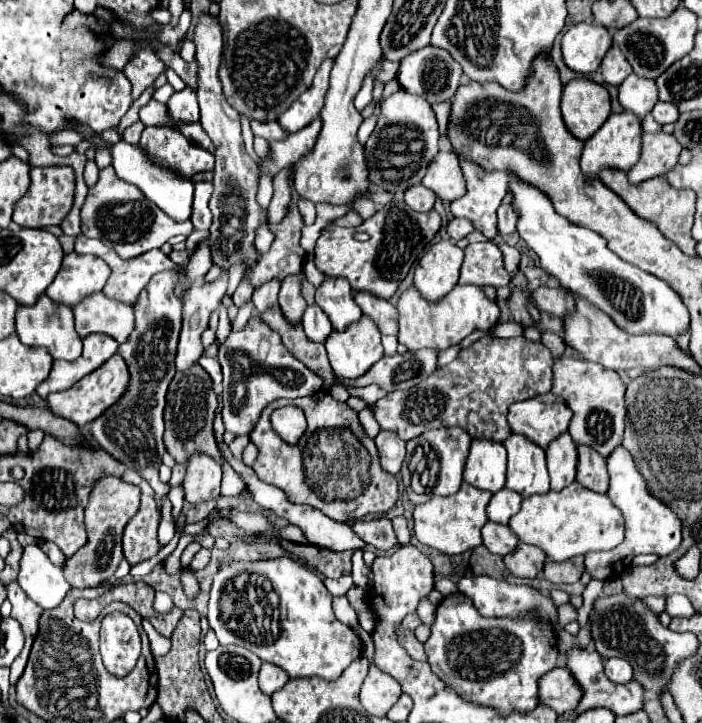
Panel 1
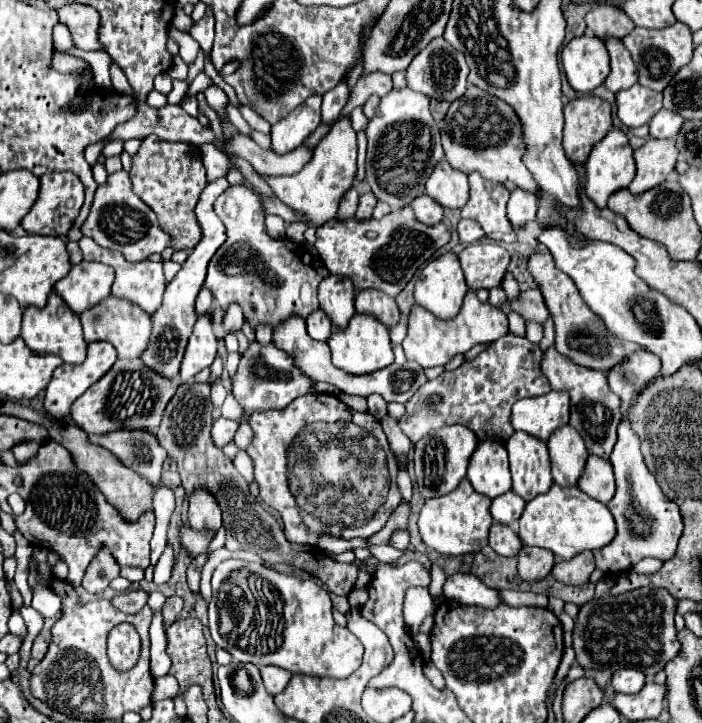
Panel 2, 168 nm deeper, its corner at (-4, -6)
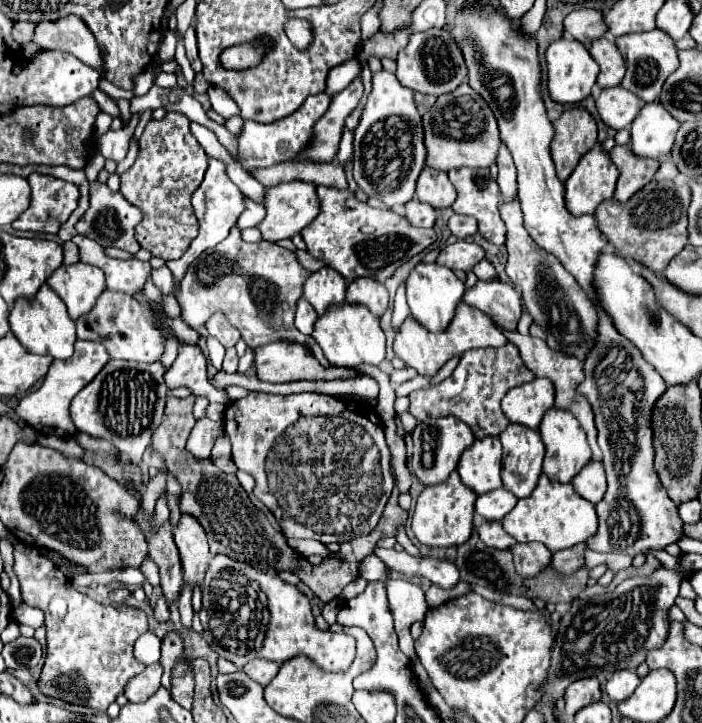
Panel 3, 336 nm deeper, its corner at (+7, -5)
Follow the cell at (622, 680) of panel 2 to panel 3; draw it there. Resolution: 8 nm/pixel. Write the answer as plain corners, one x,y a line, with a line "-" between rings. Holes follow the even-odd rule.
623,669
623,671
613,673
613,677
605,685
605,691
611,701
619,703
619,701
629,699
635,693
635,689
639,687
639,683
641,683
641,679
635,673
635,669

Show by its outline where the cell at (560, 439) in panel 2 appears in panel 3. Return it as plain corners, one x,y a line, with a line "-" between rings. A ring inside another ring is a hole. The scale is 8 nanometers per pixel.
549,409
539,425
541,439
545,443
545,459
543,459
543,473
551,481
559,483
571,483
571,479
591,461
591,449
585,437
585,431
581,429
581,423
569,413
567,409

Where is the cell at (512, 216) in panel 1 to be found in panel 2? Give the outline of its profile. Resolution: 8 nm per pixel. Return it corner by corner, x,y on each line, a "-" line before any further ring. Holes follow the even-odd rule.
516,188
510,194
510,200
508,200
508,220
510,220
514,230
520,230
528,222
534,222
536,220
536,212
538,212
538,200
536,200
534,194
524,192
520,188

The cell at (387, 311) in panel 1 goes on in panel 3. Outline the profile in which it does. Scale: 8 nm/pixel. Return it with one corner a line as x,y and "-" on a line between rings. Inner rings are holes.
359,277
357,281
351,281
347,287
347,303
359,303
369,307
377,317
381,317
387,311
389,293
383,283
377,283
369,277

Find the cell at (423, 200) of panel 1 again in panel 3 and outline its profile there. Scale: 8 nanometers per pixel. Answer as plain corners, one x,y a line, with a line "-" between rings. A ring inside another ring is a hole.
413,199
407,203
407,215
411,225
415,227
433,227
435,223
435,209
427,203
421,203
419,199

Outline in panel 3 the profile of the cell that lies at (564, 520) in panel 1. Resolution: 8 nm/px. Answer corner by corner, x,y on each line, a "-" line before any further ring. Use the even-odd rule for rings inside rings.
541,475
533,493
525,499
519,499
513,511
503,519
503,529
519,543
541,541
551,553
555,553
593,537
597,531
597,513
595,505
577,495
571,483
549,481
549,477

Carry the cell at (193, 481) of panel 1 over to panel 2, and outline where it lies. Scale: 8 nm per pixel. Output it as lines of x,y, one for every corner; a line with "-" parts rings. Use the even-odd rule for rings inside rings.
204,488
194,490
188,496
188,502
190,502
188,520
194,530
202,530
202,528
218,530
220,528
222,510
220,510
220,506
216,506
216,498
212,498
212,494
208,494
208,490
204,490

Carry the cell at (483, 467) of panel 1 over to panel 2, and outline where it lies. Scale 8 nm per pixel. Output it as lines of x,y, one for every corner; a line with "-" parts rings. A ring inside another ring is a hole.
484,440
478,444
476,452
468,464
468,480
480,494
488,494
488,498
496,498
498,492
508,492
510,470
508,470
508,454
502,442

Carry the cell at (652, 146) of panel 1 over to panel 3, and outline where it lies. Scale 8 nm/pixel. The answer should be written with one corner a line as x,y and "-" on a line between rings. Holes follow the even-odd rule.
615,145
609,151
611,161
619,169
619,181
615,189
615,199
625,203
631,195
635,195
645,183
649,183
659,169
659,161
635,157
629,145

